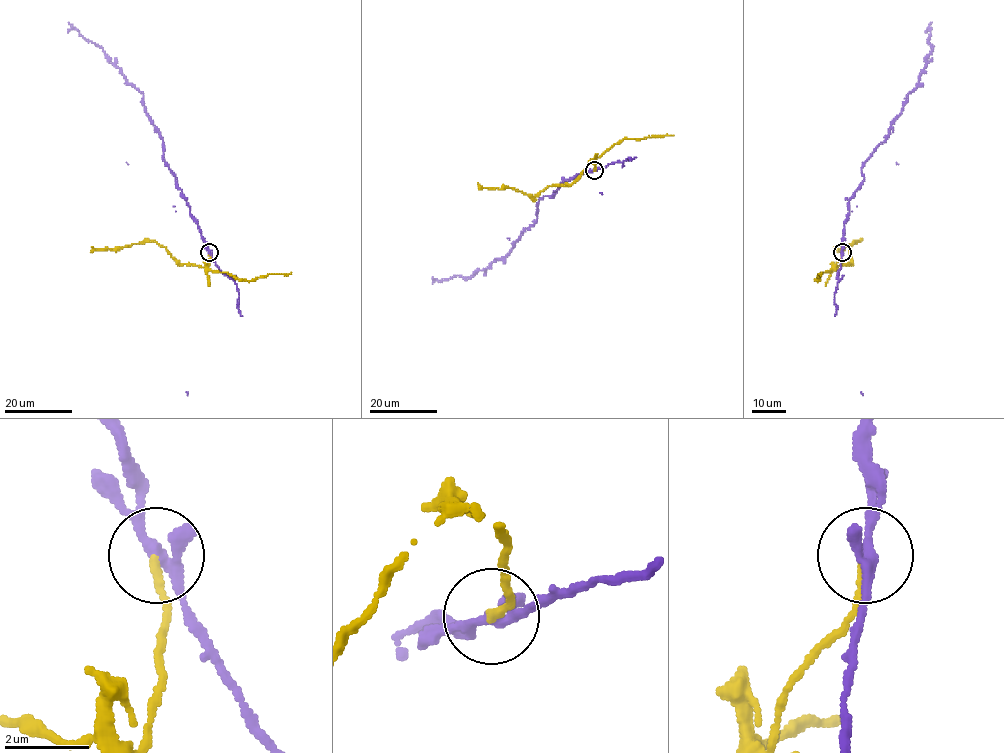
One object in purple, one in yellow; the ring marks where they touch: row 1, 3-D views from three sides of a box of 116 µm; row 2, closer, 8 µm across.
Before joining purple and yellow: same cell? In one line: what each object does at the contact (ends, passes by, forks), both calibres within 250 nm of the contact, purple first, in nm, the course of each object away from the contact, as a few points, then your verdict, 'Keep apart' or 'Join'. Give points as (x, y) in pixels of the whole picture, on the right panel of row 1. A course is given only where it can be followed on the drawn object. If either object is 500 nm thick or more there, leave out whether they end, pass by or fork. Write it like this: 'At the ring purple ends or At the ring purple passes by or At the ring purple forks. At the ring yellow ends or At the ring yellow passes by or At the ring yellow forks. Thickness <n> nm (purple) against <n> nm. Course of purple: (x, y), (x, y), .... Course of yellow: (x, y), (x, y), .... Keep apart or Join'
At the ring purple forks. At the ring yellow ends. Thickness 220 nm (purple) against 190 nm. Course of purple: (842, 252), (848, 203), (864, 180), (863, 164), (888, 134), (932, 50), (927, 41), (931, 29), (924, 32). Course of yellow: (842, 252), (834, 267), (851, 264), (849, 248), (856, 242), (844, 250), (834, 246). Keep apart

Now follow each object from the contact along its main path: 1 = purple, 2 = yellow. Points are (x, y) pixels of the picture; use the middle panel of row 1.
1: (593, 170), (566, 179), (552, 197), (541, 198), (537, 219), (505, 256), (471, 277), (440, 281), (432, 276)
2: (593, 170), (595, 163), (592, 162), (572, 184), (552, 184), (534, 195), (507, 187), (483, 188), (477, 183)

